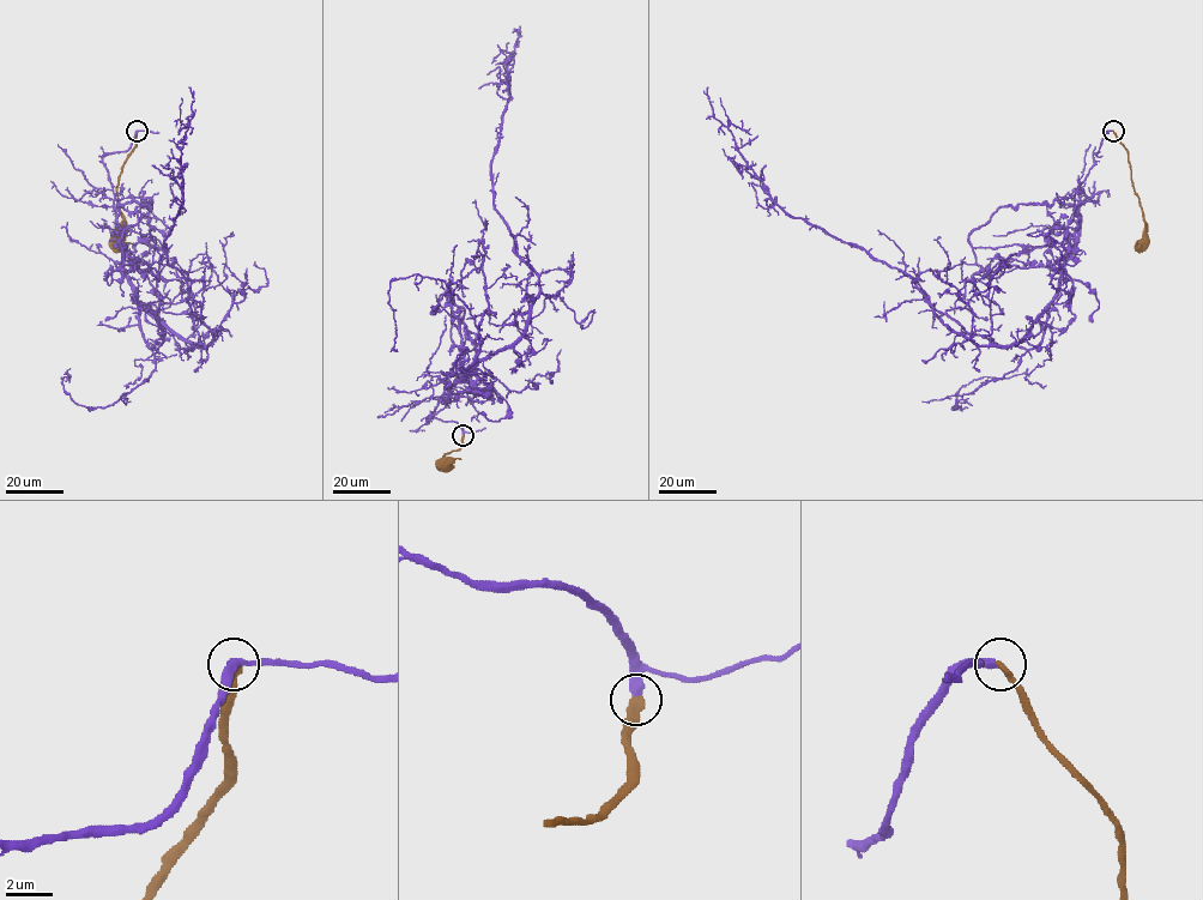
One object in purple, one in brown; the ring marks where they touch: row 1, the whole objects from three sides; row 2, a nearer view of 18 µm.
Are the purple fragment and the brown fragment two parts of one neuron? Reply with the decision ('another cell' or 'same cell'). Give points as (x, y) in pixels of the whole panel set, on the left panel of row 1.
same cell

